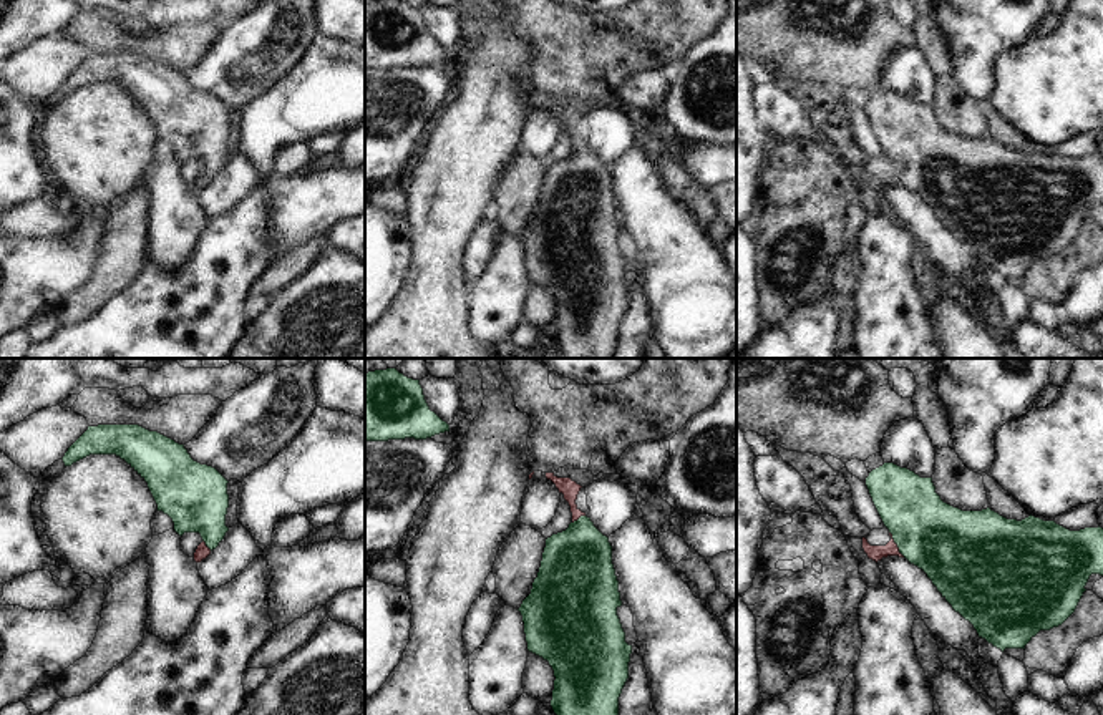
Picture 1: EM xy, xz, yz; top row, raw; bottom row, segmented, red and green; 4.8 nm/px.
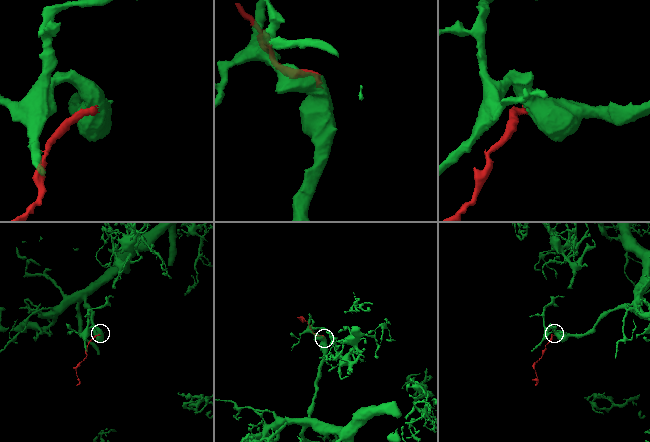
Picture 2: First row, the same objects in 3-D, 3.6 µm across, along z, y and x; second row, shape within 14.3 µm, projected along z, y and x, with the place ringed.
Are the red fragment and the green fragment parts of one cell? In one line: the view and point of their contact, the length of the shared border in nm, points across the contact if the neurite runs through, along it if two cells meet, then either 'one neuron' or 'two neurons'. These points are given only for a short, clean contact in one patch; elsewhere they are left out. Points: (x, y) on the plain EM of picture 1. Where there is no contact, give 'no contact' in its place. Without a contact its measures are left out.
meets red in yz at (896, 173); contact 150 nm long; runs through yz (876, 181), (896, 173), (946, 171); one neuron

